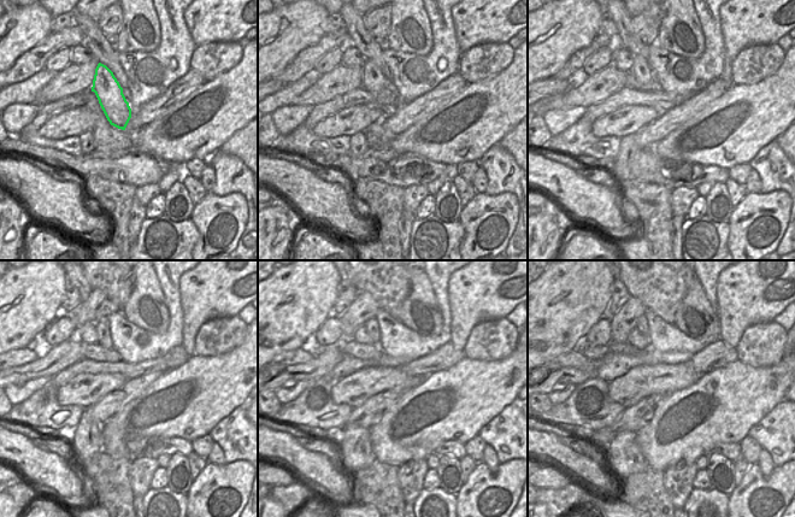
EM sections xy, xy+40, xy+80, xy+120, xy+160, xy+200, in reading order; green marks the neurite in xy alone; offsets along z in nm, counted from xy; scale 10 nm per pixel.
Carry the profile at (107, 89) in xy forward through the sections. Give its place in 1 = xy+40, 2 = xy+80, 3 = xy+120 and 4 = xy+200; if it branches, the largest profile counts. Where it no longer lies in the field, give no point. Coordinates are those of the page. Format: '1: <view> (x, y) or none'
1: xy+40 (374, 81)
2: xy+80 (641, 70)
3: xy+120 (101, 325)
4: xy+200 (642, 324)

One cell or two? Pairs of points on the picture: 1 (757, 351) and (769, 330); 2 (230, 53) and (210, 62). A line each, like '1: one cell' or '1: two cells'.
1: one cell
2: one cell

